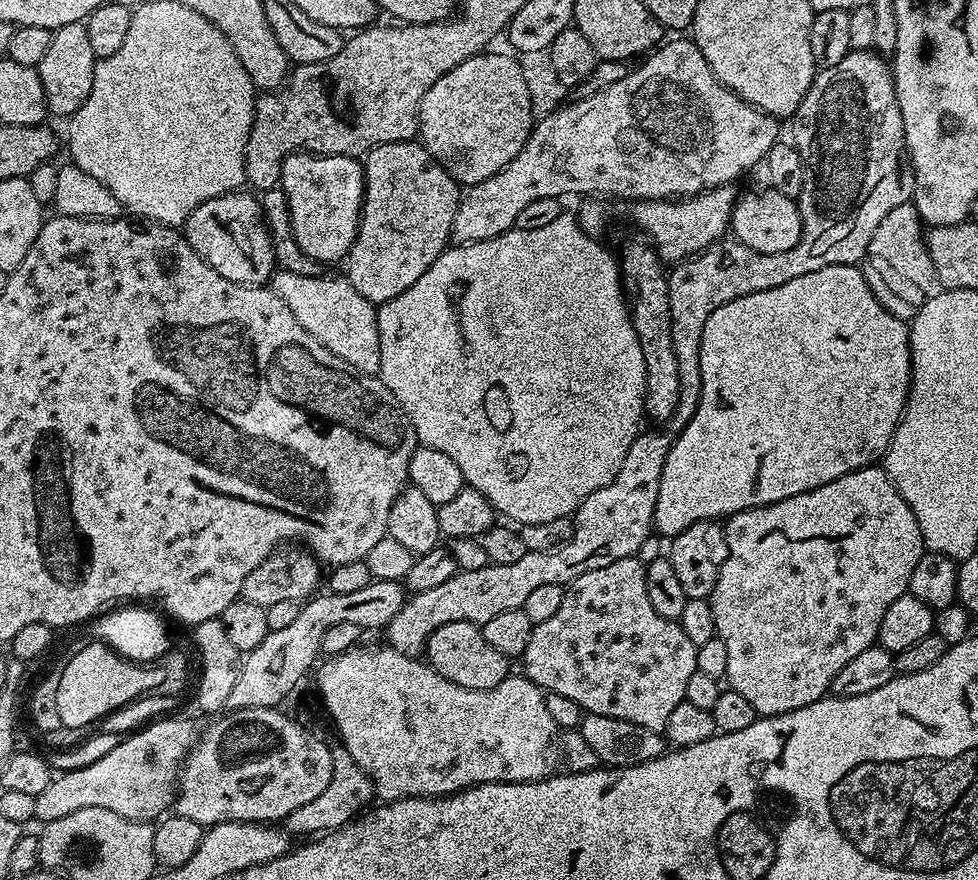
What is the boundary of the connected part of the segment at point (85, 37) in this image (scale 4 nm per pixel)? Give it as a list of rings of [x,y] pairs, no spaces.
[[[86,23],[67,24],[53,31],[50,47],[46,49],[46,54],[38,65],[47,111],[52,116],[71,118],[82,106],[82,102],[90,98],[90,86],[94,86],[96,61],[94,50],[90,47],[90,34],[86,34]]]

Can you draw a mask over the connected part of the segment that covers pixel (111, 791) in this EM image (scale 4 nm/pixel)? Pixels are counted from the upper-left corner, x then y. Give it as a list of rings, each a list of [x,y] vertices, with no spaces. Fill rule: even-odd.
[[[160,720],[133,736],[124,736],[120,744],[105,757],[96,762],[83,766],[82,769],[74,769],[69,772],[61,771],[53,775],[50,786],[38,794],[34,802],[36,811],[35,819],[49,824],[58,818],[66,818],[66,814],[74,814],[74,810],[82,810],[90,806],[98,806],[102,810],[114,810],[114,814],[122,814],[122,818],[155,821],[163,817],[175,805],[180,782],[180,769],[184,767],[184,759],[194,745],[198,743],[198,728],[188,720]]]

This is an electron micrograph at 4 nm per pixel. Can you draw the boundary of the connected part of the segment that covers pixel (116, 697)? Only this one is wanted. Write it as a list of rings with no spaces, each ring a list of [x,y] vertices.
[[[97,642],[88,652],[79,652],[76,660],[68,663],[68,672],[64,672],[60,683],[60,716],[64,716],[61,722],[68,720],[66,727],[88,728],[115,708],[138,699],[143,692],[151,693],[163,681],[160,668],[127,660],[105,643]]]

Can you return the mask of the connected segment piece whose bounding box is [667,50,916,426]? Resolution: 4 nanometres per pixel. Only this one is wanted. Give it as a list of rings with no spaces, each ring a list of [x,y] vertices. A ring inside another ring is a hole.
[[[853,50],[849,52],[846,58],[842,58],[842,62],[838,62],[838,66],[820,68],[810,86],[810,90],[806,94],[806,98],[802,98],[791,124],[793,136],[791,136],[791,139],[794,141],[796,149],[802,154],[804,169],[806,170],[806,182],[802,194],[798,198],[800,217],[804,223],[802,238],[798,242],[798,246],[794,246],[794,250],[786,250],[782,254],[762,254],[758,250],[750,250],[750,246],[740,243],[735,238],[728,238],[723,242],[717,242],[708,248],[704,248],[697,256],[689,256],[688,259],[679,261],[673,267],[676,269],[673,272],[671,269],[667,273],[668,293],[670,294],[670,322],[672,323],[672,337],[674,338],[674,354],[678,354],[678,378],[680,379],[680,397],[678,398],[678,406],[674,417],[675,423],[678,422],[677,425],[683,426],[690,422],[690,418],[700,401],[700,387],[702,386],[700,343],[702,342],[702,330],[706,326],[706,318],[710,318],[710,314],[714,314],[714,310],[718,310],[718,306],[722,306],[739,296],[758,294],[762,290],[774,290],[774,286],[782,286],[782,282],[790,282],[790,278],[798,278],[802,274],[810,274],[814,270],[822,270],[826,266],[834,266],[835,264],[859,265],[863,261],[865,254],[867,254],[867,247],[882,218],[894,207],[907,204],[913,199],[916,190],[916,176],[912,173],[908,150],[904,147],[904,126],[902,124],[902,110],[898,106],[898,98],[896,97],[896,81],[892,77],[889,61],[883,55],[872,50],[867,52]]]

